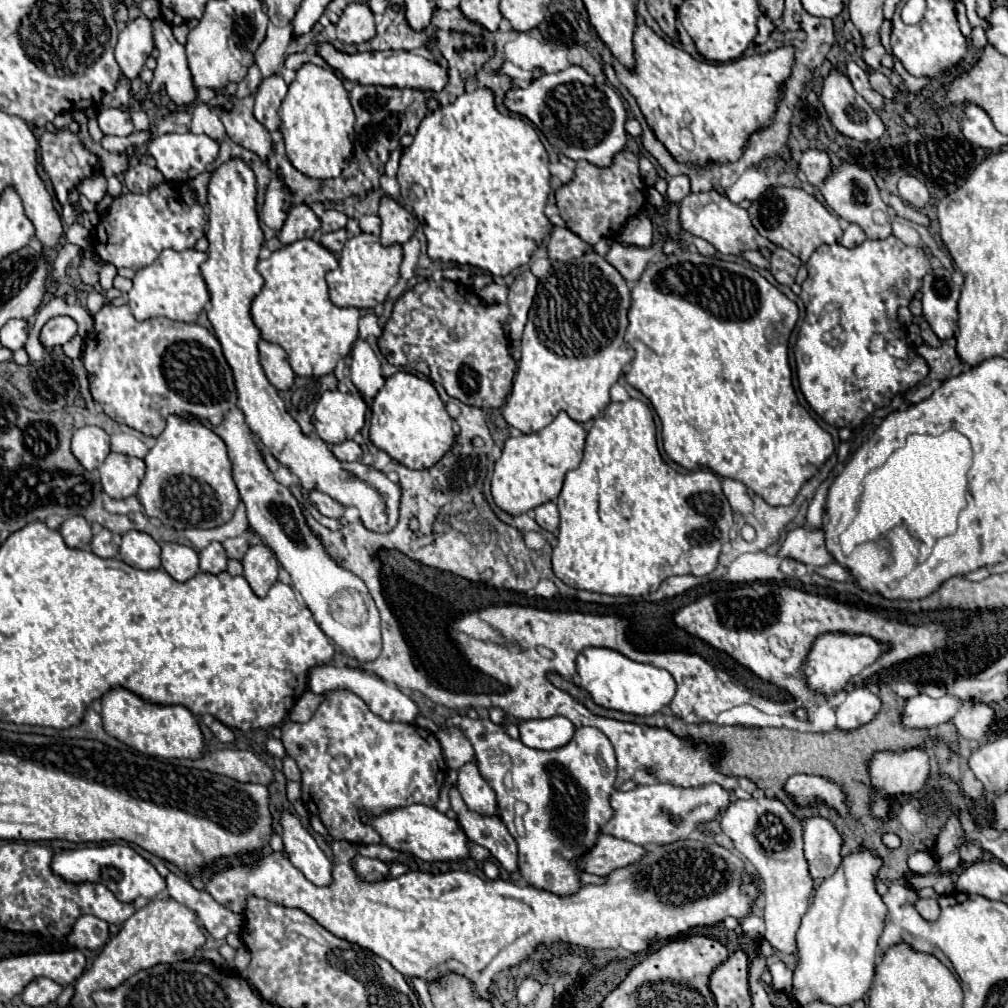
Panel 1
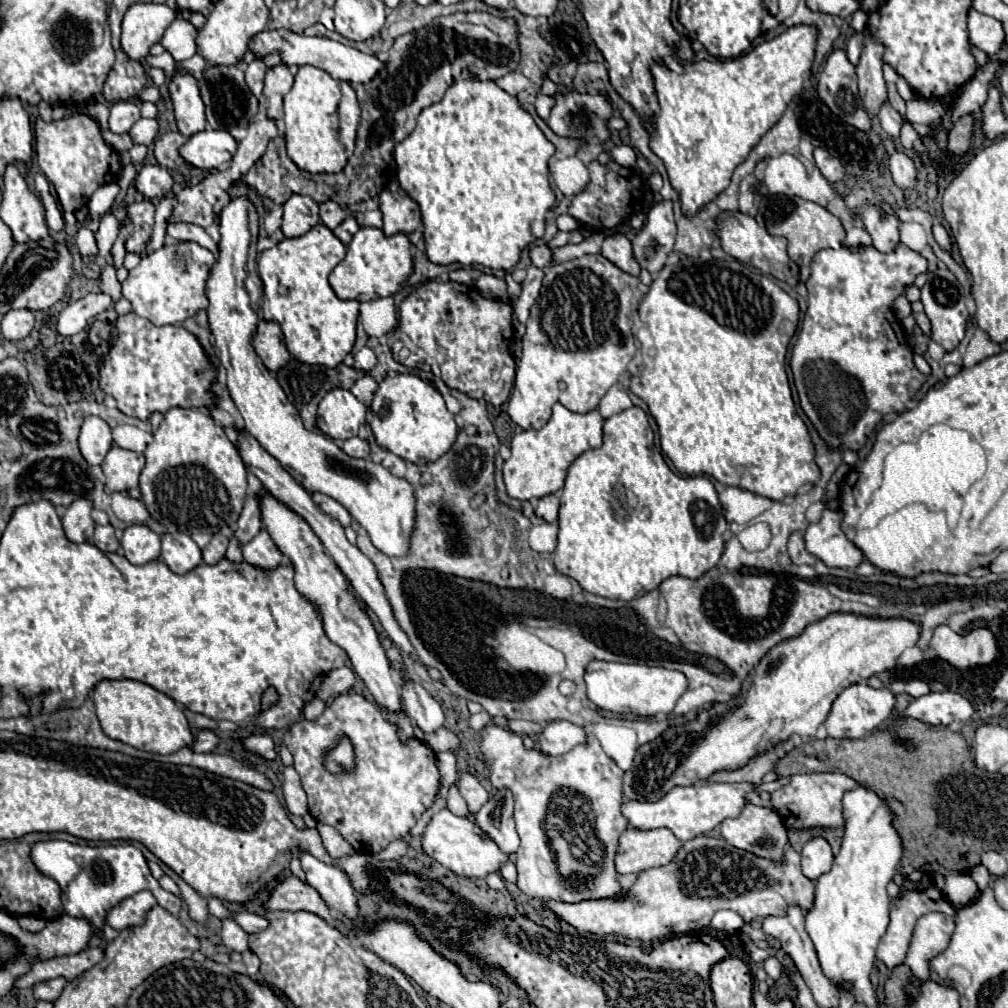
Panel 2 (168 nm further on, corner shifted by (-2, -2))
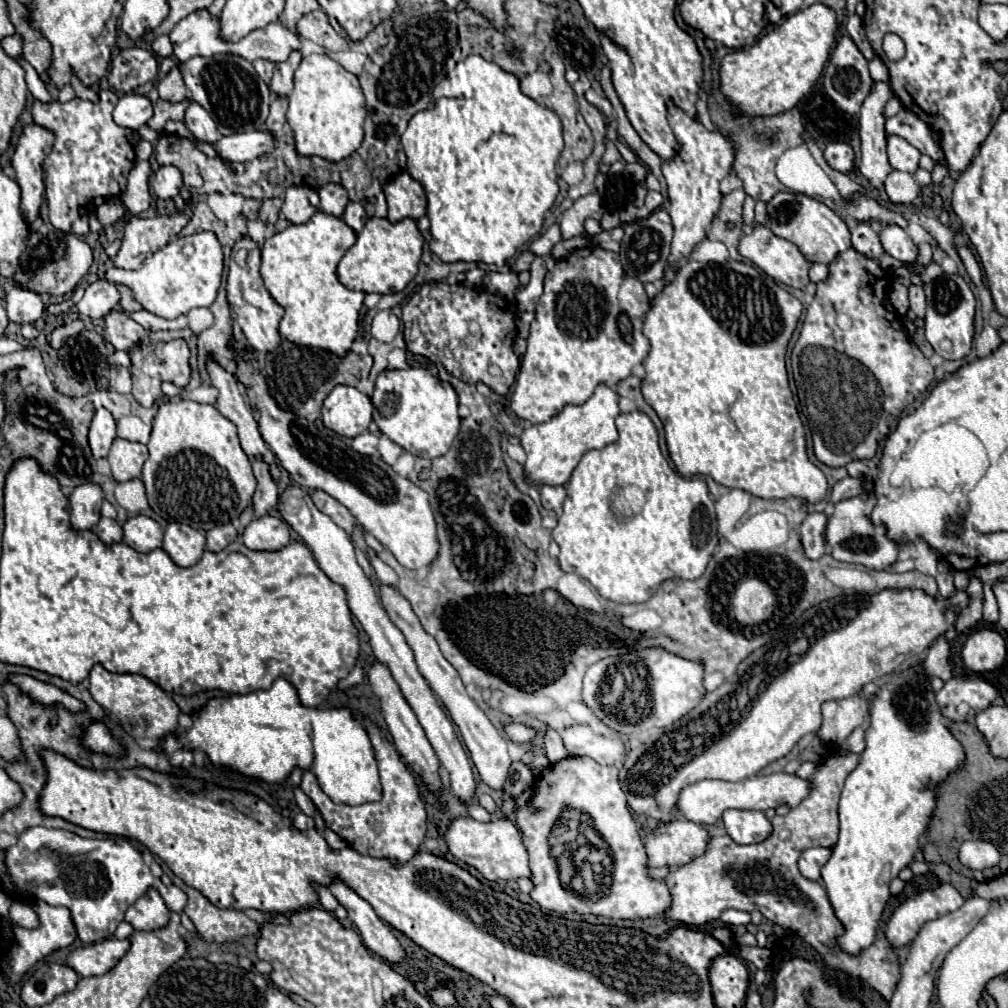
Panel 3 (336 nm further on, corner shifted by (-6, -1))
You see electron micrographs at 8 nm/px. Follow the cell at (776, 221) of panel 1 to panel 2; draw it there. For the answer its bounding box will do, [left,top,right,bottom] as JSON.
[758,196,844,266]

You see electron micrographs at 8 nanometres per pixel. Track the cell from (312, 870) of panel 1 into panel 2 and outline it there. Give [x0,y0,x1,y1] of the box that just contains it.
[300,852,358,920]

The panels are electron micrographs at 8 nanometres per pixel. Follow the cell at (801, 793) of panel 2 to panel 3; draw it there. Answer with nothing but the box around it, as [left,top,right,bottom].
[664,749,900,1001]

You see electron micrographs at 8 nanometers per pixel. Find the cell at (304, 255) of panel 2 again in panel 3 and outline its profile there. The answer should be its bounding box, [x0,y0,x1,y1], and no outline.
[260,211,364,357]

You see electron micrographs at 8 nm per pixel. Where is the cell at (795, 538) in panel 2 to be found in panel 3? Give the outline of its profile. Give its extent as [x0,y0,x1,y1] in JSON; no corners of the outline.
[800,513,828,559]

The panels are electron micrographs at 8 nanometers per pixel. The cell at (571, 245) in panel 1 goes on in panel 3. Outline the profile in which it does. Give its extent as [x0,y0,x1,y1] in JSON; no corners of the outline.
[512,251,534,273]

